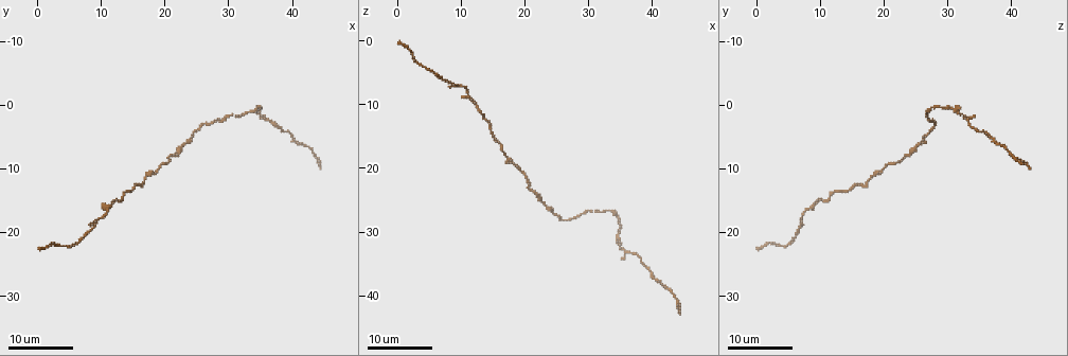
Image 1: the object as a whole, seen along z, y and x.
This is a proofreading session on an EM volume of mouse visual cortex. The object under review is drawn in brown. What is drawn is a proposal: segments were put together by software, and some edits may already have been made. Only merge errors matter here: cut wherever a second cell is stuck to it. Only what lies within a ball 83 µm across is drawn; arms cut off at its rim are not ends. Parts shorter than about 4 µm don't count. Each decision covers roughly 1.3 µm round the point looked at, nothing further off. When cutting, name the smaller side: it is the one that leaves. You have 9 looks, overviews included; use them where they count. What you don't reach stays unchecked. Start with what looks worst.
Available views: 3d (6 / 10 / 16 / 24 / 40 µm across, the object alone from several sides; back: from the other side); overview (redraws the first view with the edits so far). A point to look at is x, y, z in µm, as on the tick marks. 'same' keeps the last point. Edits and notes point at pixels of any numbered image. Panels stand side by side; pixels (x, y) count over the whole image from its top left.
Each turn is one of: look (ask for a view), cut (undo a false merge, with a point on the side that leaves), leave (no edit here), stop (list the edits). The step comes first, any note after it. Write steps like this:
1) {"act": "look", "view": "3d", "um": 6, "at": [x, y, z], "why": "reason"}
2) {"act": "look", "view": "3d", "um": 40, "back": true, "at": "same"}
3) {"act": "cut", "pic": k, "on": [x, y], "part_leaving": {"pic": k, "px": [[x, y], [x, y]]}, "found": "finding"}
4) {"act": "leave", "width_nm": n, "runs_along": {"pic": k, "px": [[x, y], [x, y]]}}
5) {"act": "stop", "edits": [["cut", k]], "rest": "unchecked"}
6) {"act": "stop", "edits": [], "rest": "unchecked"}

{"act": "look", "view": "3d", "um": 16, "at": [9.0, 19.5, 6.5], "why": "side arm on a straight run"}

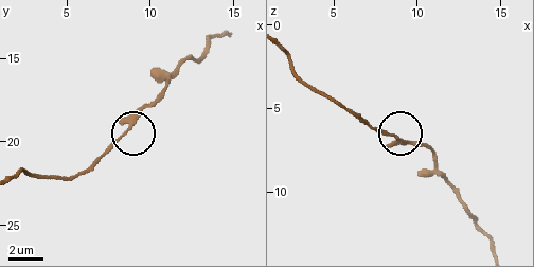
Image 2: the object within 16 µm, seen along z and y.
{"act": "look", "view": "3d", "um": 10, "at": [8.8, 19.2, 6.6], "why": "zoom in"}

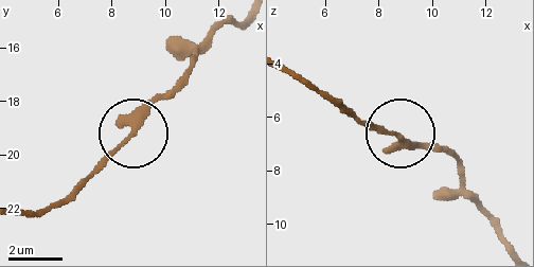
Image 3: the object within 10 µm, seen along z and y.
{"act": "leave", "width_nm": 180, "found": "one cell here"}

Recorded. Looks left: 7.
{"act": "look", "view": "3d", "um": 24, "at": [34.5, 1.5, 32.0], "why": "sudden change in width"}

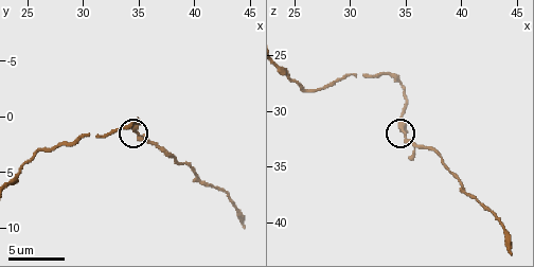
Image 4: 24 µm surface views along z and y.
{"act": "look", "view": "3d", "um": 10, "at": [34.6, 1.2, 31.6]}

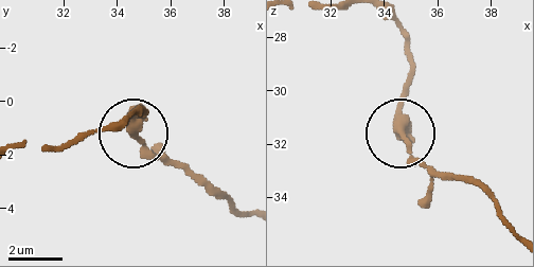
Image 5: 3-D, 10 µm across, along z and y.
{"act": "leave", "runs_along": {"pic": 5, "px": [[389, 20], [409, 69], [403, 130], [434, 176]]}, "found": "continuous, no second cell"}

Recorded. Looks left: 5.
{"act": "look", "view": "3d", "um": 24, "at": [15.5, 12.5, 15.0], "why": "calibre changes"}

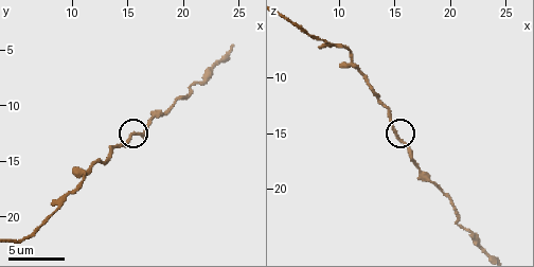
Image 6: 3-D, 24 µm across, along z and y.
{"act": "look", "view": "3d", "um": 10, "at": [15.4, 12.8, 15.2], "why": "zoom in"}

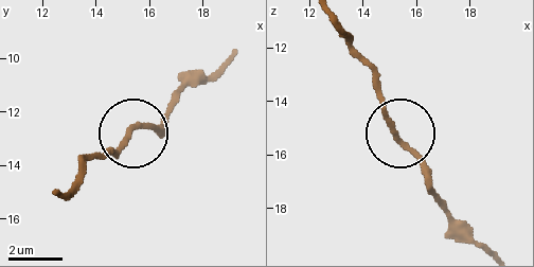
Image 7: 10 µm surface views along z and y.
{"act": "look", "view": "3d", "um": 10, "back": true, "at": [15.3, 12.6, 15.4]}

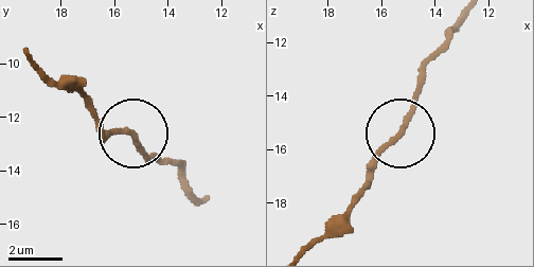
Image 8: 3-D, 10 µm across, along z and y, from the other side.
{"act": "leave", "runs_along": {"pic": 8, "px": [[313, 248], [356, 200], [399, 131], [420, 79]]}, "found": "continuous, no second cell"}

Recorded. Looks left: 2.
{"act": "look", "view": "3d", "um": 6, "at": [38.0, 3.8, 33.8], "why": "calibre changes"}

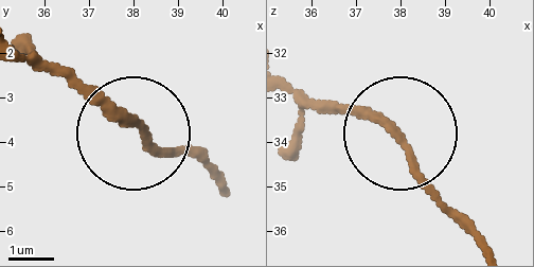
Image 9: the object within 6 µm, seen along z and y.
{"act": "look", "view": "3d", "um": 6, "back": true, "at": [38.05, 3.60, 34.00]}

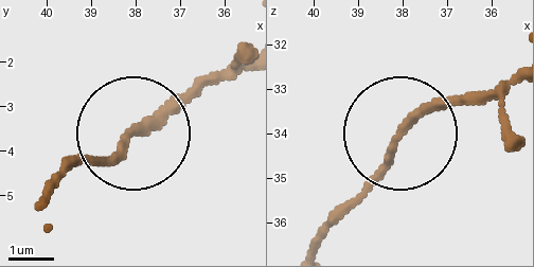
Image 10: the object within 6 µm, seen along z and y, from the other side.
{"act": "leave", "found": "one cell here"}

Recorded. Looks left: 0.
{"act": "stop", "edits": [], "rest": "unchecked"}

